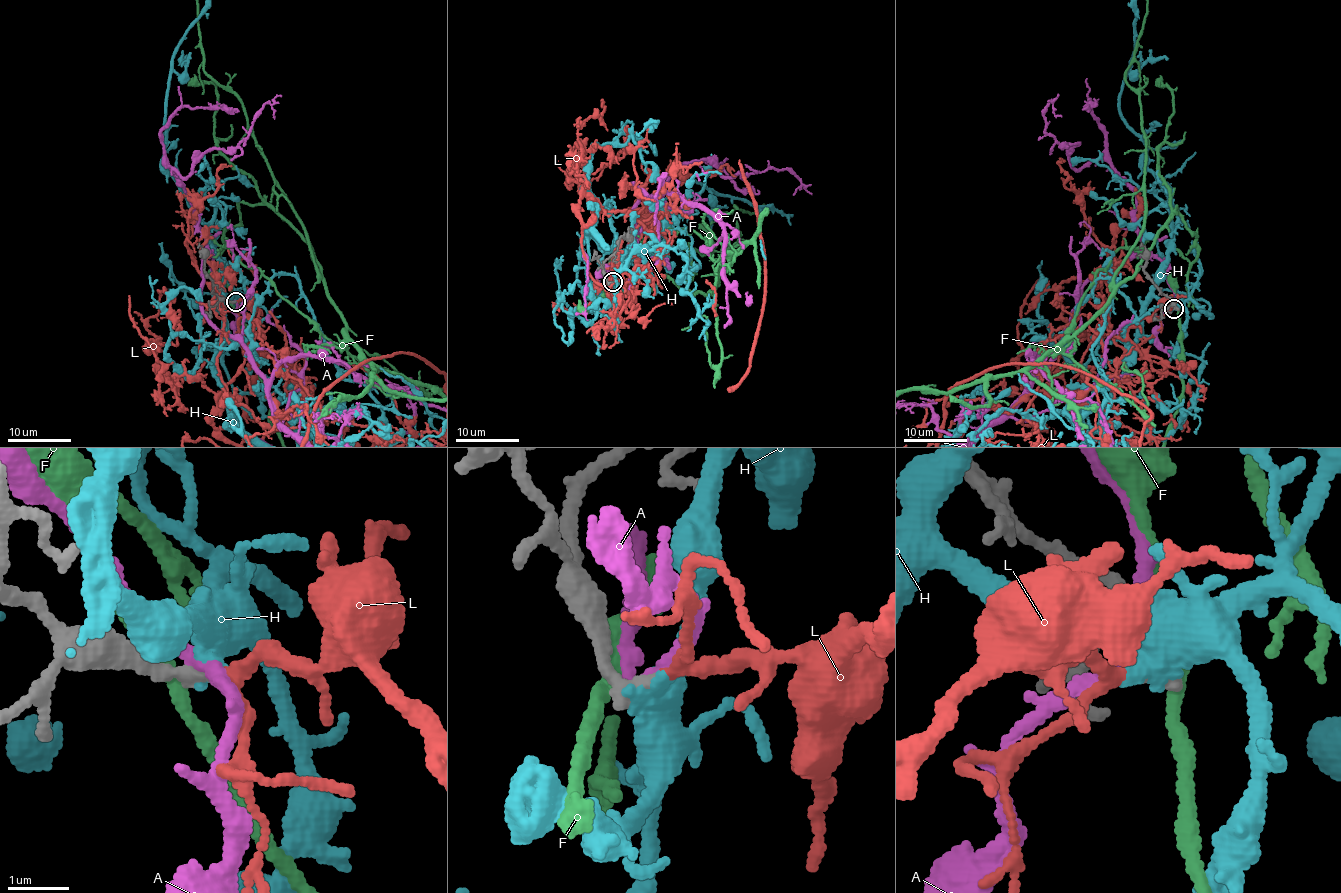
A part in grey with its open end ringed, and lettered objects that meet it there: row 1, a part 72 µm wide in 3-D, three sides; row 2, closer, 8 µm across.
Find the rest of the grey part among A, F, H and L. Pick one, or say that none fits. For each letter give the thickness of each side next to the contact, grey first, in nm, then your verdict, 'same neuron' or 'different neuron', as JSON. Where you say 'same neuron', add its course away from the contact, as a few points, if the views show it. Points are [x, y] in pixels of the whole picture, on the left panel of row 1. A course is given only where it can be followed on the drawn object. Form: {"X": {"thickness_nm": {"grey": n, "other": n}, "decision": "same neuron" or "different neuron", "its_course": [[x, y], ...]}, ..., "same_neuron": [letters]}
{"A": {"thickness_nm": {"grey": 280, "other": 240}, "decision": "different neuron"}, "F": {"thickness_nm": {"grey": 320, "other": 220}, "decision": "different neuron"}, "H": {"thickness_nm": {"grey": 280, "other": 400}, "decision": "different neuron"}, "L": {"thickness_nm": {"grey": 240, "other": 180}, "decision": "same neuron"}, "same_neuron": ["L"]}

